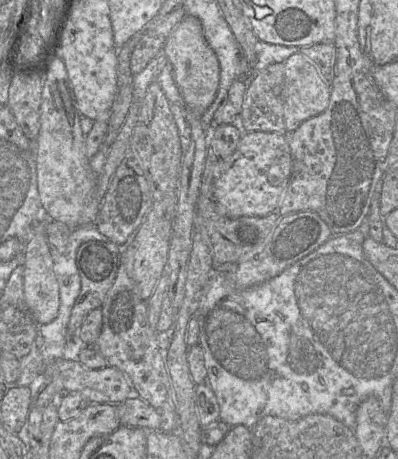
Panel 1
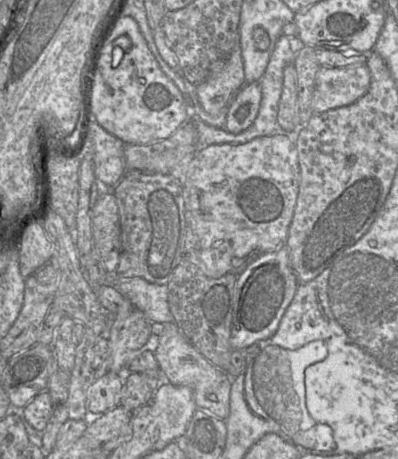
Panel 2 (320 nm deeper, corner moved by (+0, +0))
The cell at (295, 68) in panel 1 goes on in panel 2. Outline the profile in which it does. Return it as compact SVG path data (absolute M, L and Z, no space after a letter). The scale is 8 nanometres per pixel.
M366 63L346 67L320 66L312 96L315 114L347 106L365 95L370 86L370 71Z

